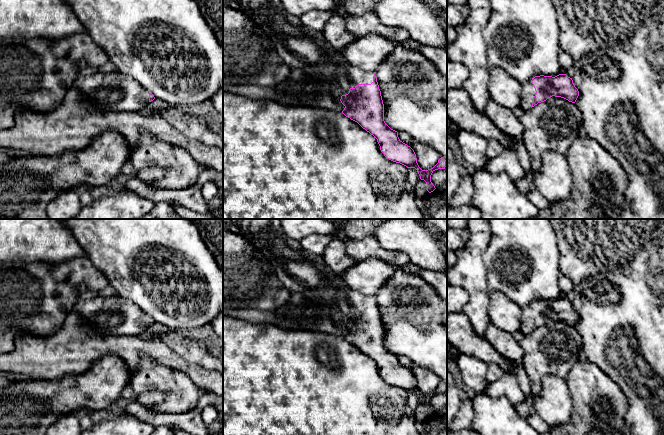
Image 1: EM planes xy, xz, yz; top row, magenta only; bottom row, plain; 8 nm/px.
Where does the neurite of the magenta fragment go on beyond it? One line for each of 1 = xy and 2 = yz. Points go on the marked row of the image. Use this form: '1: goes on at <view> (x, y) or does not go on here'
1: goes on at xy (115, 91)
2: goes on at yz (528, 92)

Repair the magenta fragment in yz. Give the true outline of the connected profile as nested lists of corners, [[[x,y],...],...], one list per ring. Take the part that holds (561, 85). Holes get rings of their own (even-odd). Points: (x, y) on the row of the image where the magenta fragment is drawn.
[[[566,74],[552,76],[535,76],[530,81],[522,84],[520,105],[524,111],[528,111],[538,103],[555,96],[575,103],[579,91],[575,87],[572,78]]]

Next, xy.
[[[119,71],[78,74],[72,87],[79,89],[104,111],[137,112],[155,99],[134,78]]]

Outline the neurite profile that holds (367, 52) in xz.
[[[377,34],[358,37],[339,49],[341,56],[351,65],[365,71],[374,71],[392,52],[396,42]]]

